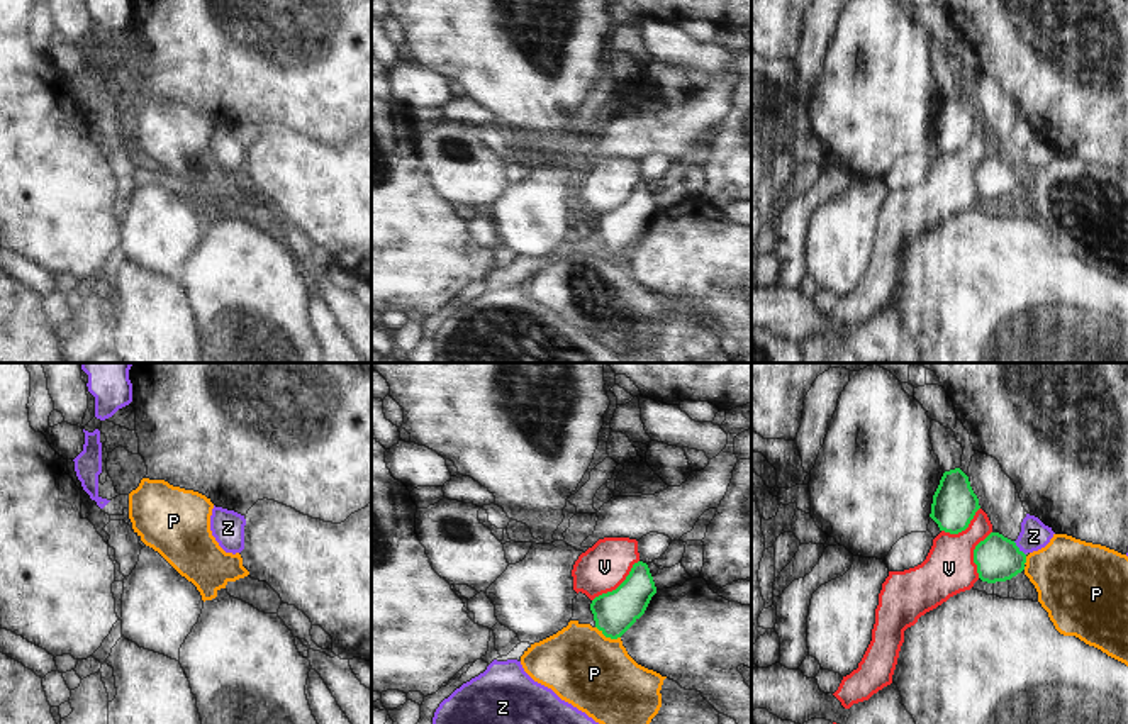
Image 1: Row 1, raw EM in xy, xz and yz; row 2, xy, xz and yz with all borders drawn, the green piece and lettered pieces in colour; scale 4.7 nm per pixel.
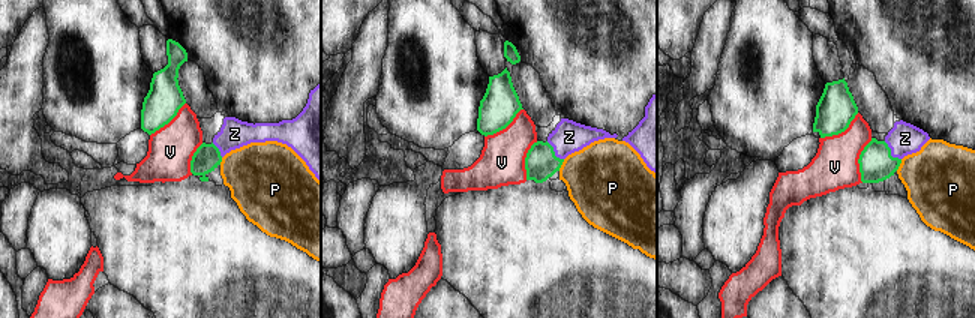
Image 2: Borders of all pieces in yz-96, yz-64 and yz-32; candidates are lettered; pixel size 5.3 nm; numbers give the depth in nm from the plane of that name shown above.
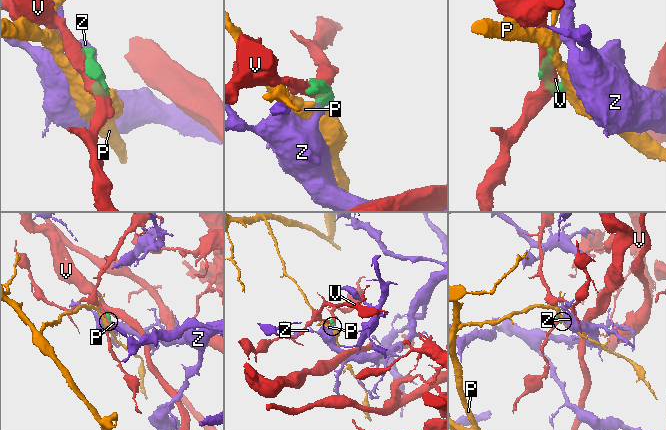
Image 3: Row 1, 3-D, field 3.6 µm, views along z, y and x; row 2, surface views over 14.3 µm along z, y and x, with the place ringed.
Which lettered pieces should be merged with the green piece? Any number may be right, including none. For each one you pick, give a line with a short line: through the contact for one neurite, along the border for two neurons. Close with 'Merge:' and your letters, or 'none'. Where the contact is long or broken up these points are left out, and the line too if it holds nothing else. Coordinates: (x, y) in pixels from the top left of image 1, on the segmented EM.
Z: Line: yz (998, 558), (1008, 558), (1018, 548), (1033, 536)
Merge: Z

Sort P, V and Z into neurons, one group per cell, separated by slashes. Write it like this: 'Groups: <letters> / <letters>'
Groups: P / V / Z

